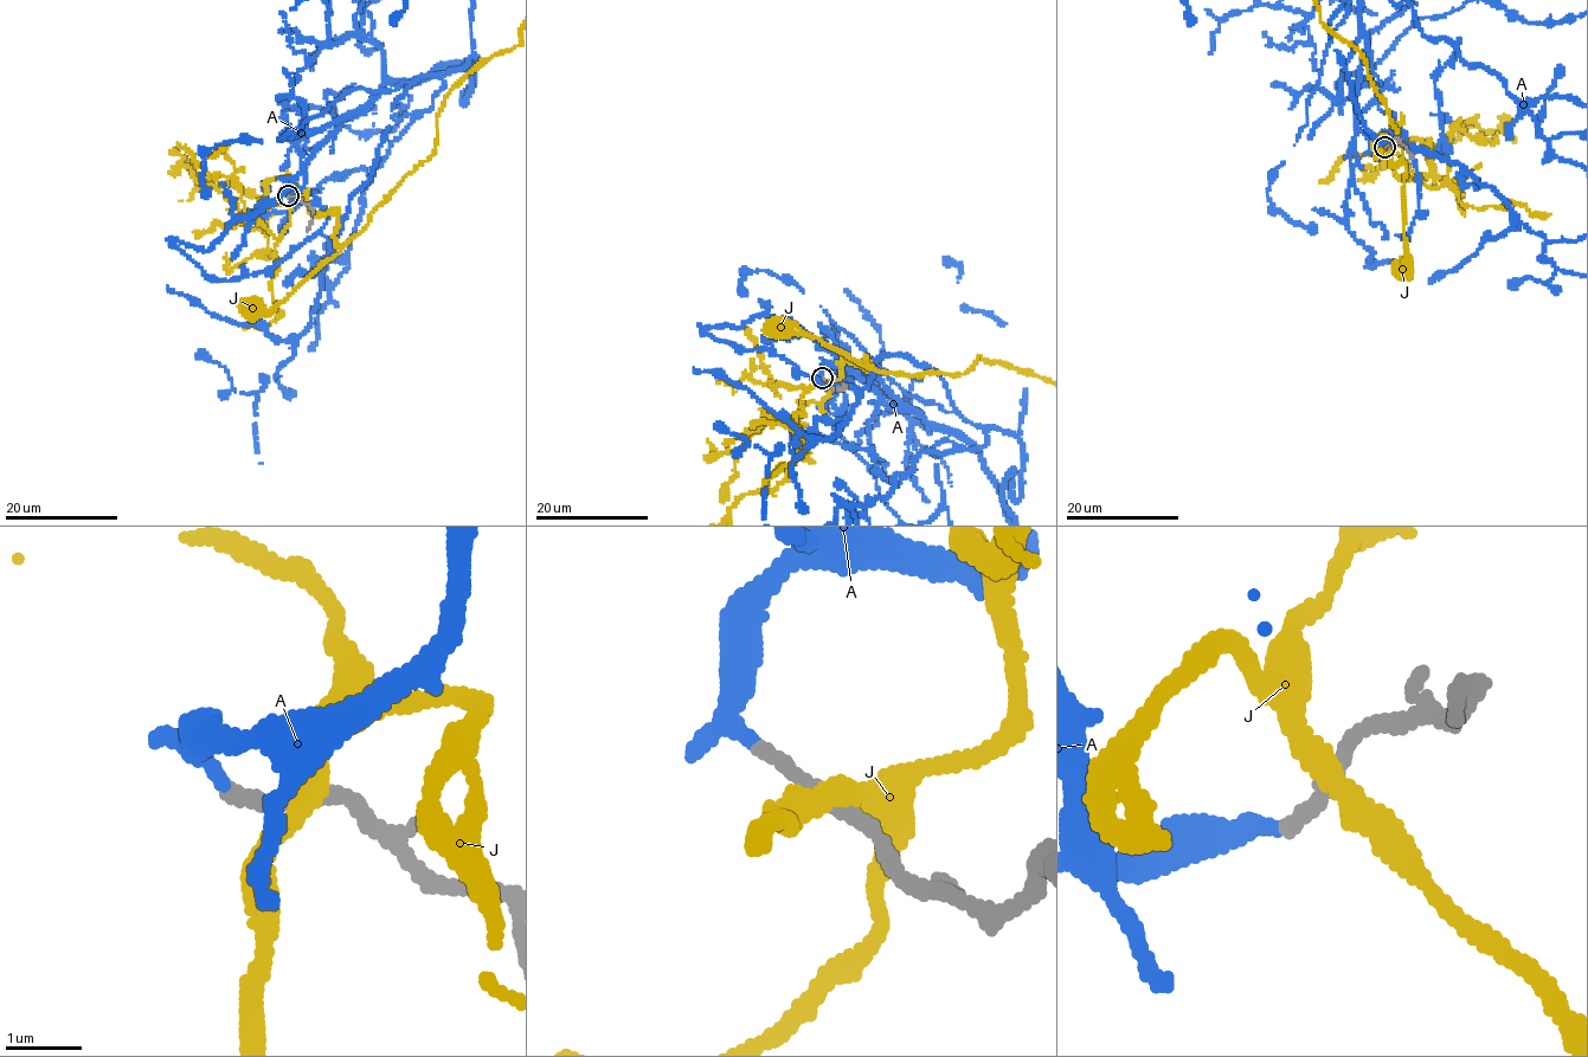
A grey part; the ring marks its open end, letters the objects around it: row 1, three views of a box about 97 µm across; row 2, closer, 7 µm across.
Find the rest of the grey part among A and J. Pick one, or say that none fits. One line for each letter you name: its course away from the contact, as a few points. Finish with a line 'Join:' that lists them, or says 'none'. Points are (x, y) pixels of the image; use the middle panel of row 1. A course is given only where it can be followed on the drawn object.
Join: A

